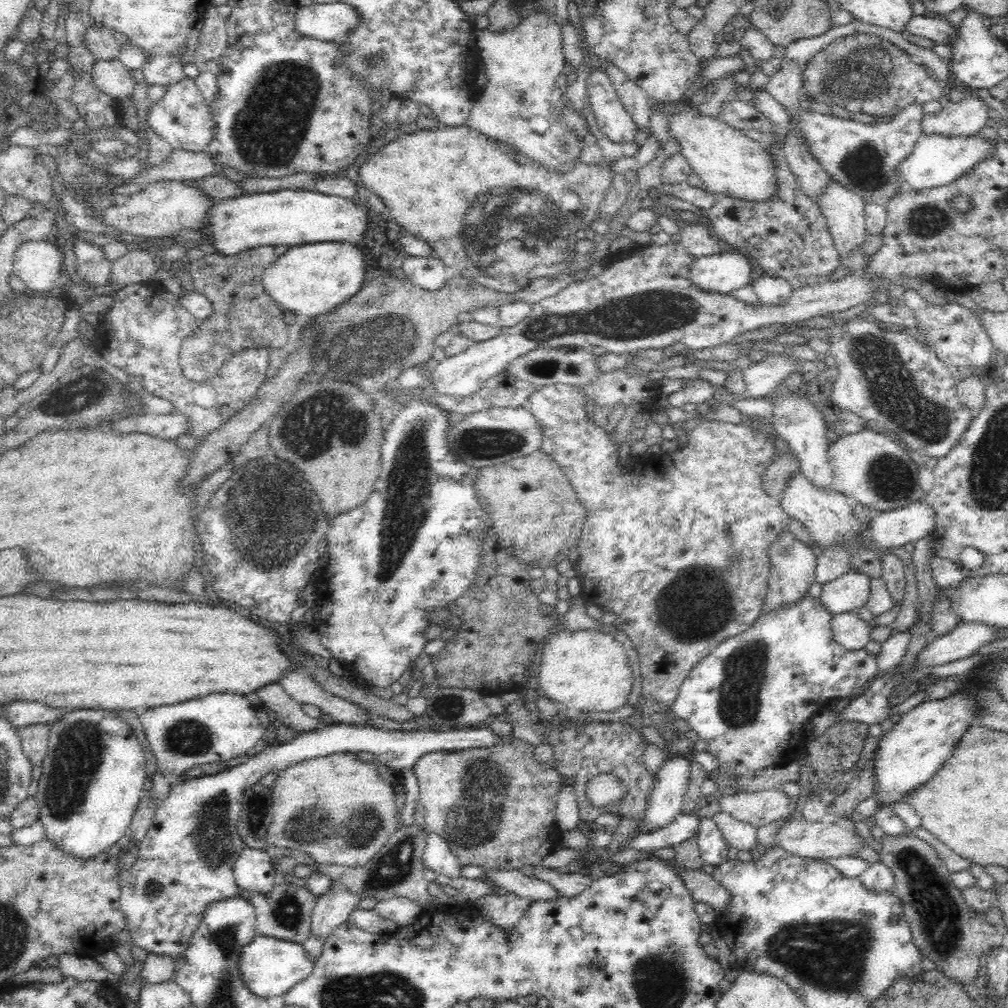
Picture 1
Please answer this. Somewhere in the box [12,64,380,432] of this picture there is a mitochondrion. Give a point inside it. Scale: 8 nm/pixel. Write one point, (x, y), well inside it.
(74, 398)

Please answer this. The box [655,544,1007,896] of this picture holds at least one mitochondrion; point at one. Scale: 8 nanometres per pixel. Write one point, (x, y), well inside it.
(742, 672)

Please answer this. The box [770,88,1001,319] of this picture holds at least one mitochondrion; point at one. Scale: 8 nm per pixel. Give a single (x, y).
(864, 167)

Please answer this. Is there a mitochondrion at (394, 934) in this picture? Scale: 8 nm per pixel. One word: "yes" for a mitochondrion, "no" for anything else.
no

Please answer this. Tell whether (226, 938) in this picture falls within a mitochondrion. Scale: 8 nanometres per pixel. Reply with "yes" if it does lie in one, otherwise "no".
yes

